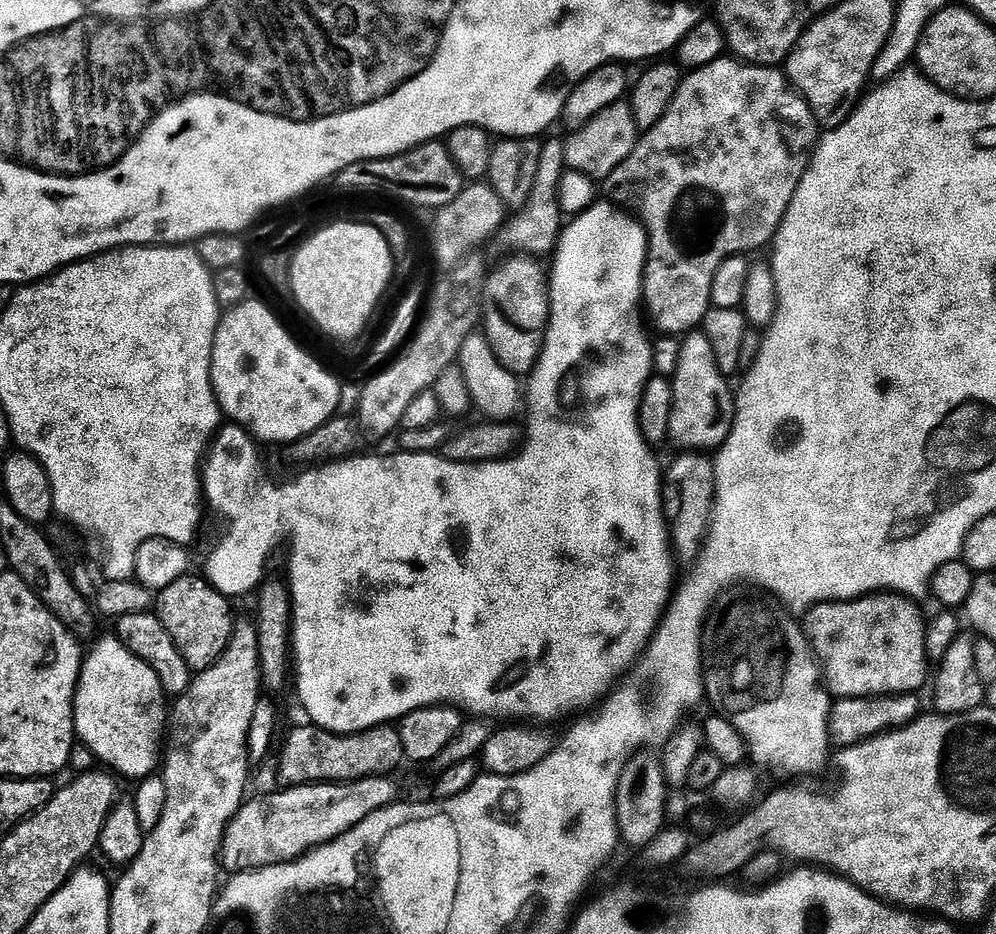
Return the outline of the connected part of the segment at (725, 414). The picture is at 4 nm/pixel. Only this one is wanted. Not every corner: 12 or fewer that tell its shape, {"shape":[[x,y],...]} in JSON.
{"shape":[[703,331],[682,340],[670,378],[671,443],[719,449],[734,388]]}

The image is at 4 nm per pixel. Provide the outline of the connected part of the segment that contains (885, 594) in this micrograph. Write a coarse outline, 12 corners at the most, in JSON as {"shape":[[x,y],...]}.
{"shape":[[891,590],[802,620],[833,697],[916,694],[926,616]]}

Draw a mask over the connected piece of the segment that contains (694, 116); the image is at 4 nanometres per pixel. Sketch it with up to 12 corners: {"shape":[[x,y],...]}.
{"shape":[[776,66],[689,71],[603,181],[688,334],[771,245],[822,132]]}

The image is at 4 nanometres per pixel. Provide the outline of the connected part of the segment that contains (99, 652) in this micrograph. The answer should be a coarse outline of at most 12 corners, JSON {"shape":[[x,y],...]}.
{"shape":[[115,634],[83,657],[74,732],[117,777],[160,762],[160,676]]}

